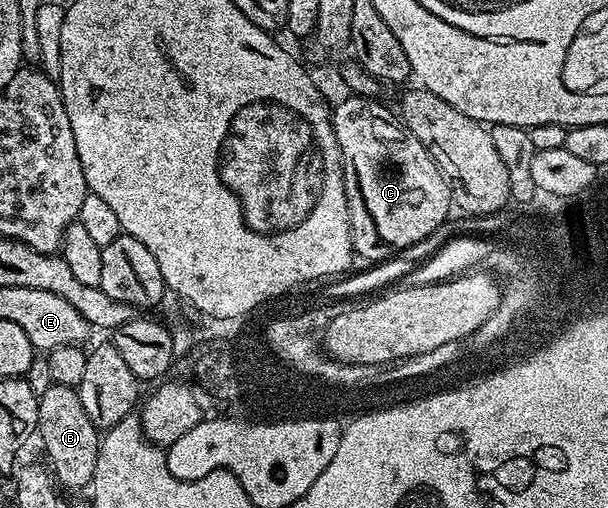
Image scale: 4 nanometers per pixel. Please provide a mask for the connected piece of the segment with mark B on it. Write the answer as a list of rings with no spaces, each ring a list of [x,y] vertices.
[[[54,382],[51,389],[47,389],[47,393],[39,396],[37,408],[37,435],[45,442],[45,451],[49,454],[47,461],[56,482],[62,488],[65,486],[73,491],[79,490],[80,487],[88,488],[93,481],[102,436],[99,434],[99,428],[92,423],[83,409],[78,388]]]

